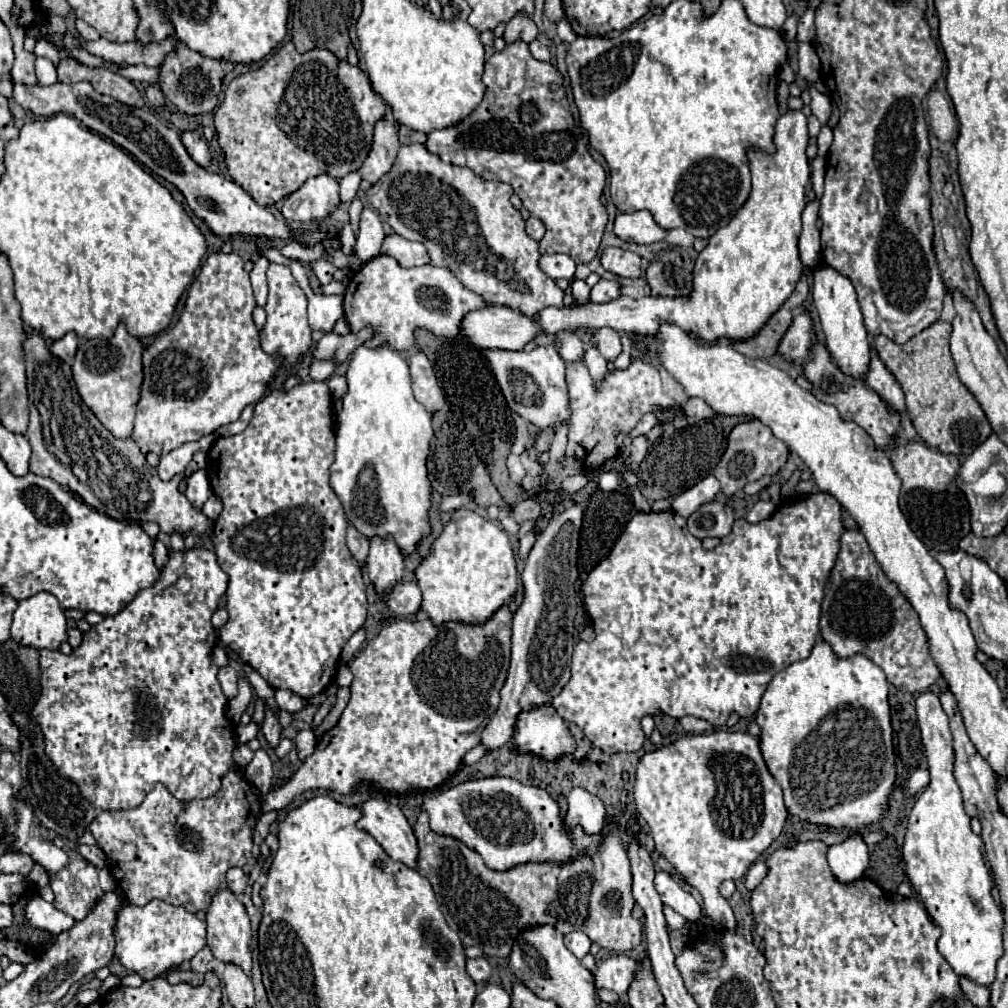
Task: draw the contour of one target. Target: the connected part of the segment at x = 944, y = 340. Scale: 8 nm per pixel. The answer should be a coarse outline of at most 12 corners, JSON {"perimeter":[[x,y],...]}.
{"perimeter":[[950,324],[872,346],[918,436],[970,456],[992,426],[960,382]]}

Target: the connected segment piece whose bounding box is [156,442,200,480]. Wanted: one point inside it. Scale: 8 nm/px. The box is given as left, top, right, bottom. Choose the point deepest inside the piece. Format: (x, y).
(174, 462)

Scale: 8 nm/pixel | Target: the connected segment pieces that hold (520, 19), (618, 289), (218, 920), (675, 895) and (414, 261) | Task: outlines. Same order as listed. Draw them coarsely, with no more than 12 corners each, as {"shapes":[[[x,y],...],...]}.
{"shapes":[[[524,14],[506,24],[504,42],[530,44],[538,36],[536,24]],[[600,280],[590,292],[592,302],[622,296],[616,280]],[[232,890],[214,894],[208,948],[214,958],[252,968],[250,918]],[[656,872],[662,902],[688,922],[698,922],[702,908],[668,872]],[[386,236],[382,254],[404,268],[424,266],[430,256],[420,242]]]}

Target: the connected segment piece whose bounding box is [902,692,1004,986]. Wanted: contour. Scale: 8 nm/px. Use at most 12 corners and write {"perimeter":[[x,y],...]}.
{"perimeter":[[934,692],[916,698],[930,784],[906,876],[952,970],[992,986],[1004,916],[952,774]]}

